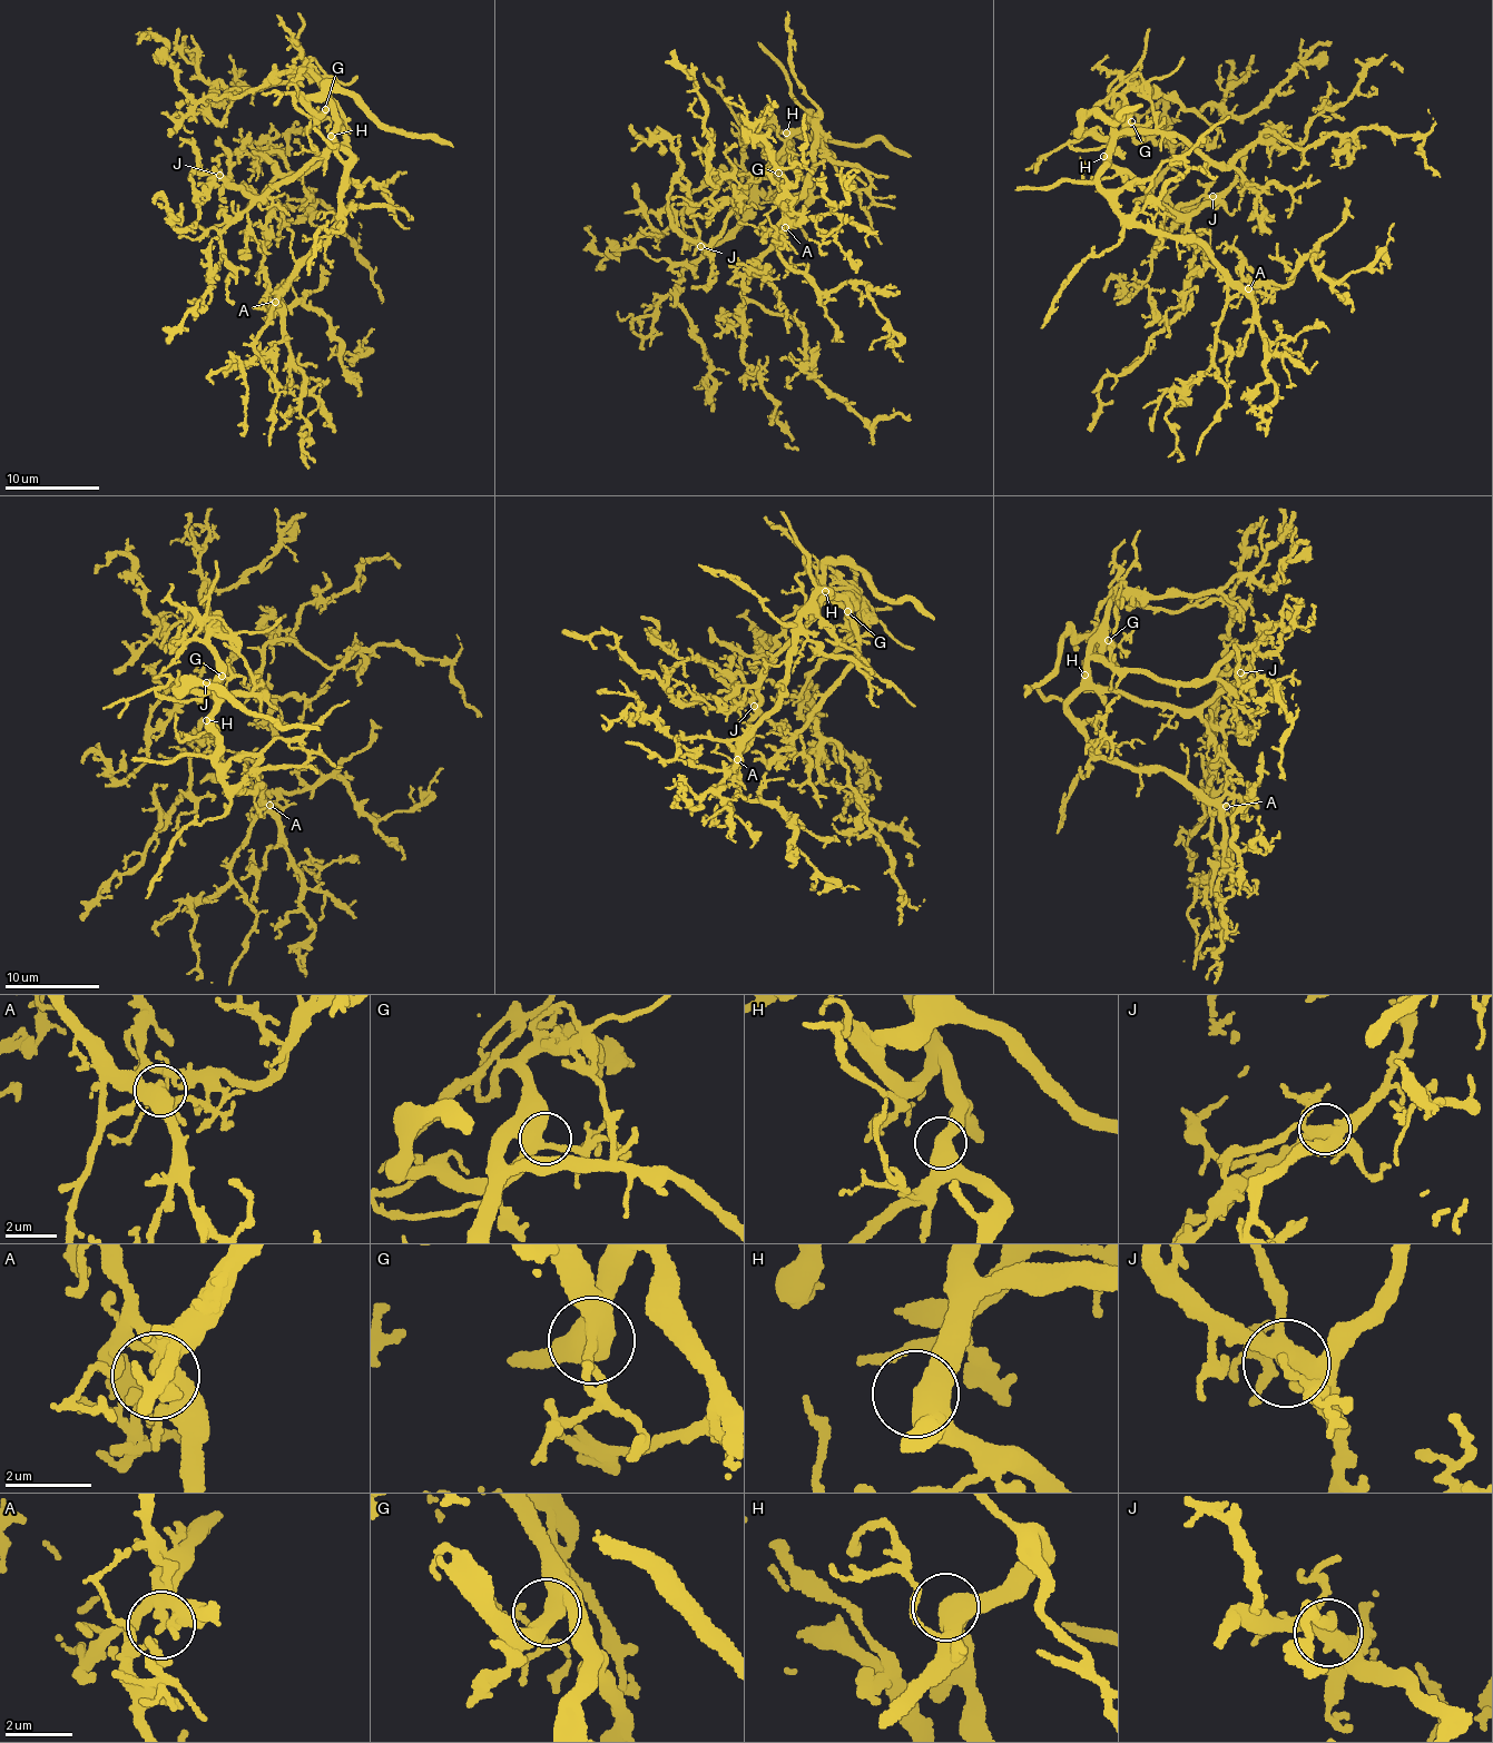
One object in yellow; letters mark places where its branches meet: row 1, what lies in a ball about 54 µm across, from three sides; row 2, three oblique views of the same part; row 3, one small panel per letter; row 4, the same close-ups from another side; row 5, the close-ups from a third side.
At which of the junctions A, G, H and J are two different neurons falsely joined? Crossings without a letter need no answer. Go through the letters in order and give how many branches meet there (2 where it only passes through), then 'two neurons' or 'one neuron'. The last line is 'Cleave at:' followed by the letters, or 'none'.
A: 3 branches meet; one neuron
G: 3 branches meet; one neuron
H: 2 branches meet; one neuron
J: 4 branches meet; one neuron
Cleave at: none

